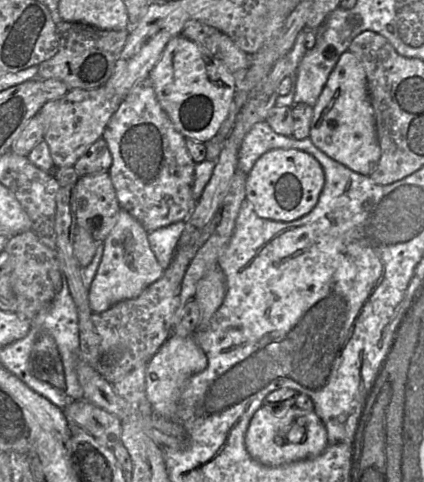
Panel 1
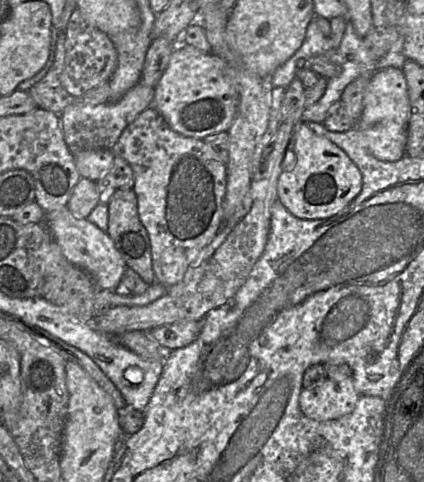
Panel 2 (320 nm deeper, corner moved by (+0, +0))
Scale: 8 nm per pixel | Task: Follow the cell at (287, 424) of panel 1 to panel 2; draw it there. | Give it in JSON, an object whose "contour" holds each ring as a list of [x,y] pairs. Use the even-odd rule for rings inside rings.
{"contour":[[[352,376],[340,381],[326,377],[313,388],[304,388],[301,391],[299,406],[306,417],[328,421],[350,414],[359,398]]]}

